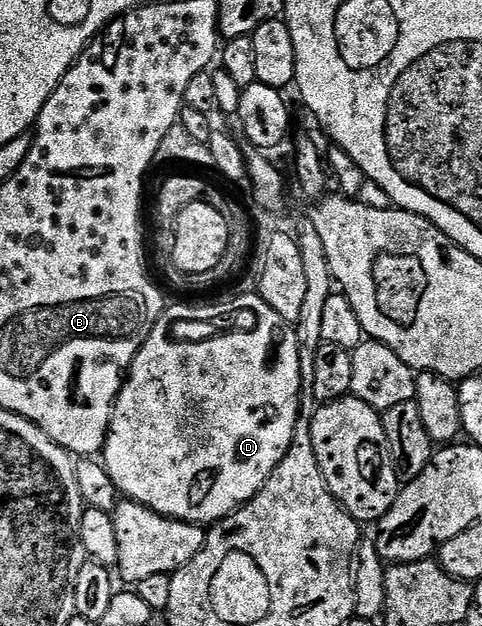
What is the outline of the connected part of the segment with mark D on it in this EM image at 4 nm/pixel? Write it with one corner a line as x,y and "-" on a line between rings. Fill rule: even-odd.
259,294
240,295
233,303
216,303
213,307
187,307
180,303
177,307
165,306
160,320
154,325
150,337
134,357
132,366
124,380
124,388
116,398
116,408
112,411
112,423
108,426
108,439
104,442
102,462
110,473
114,485
121,496
133,503
141,503
160,515
169,515
172,519
181,519
183,523
211,525
219,523
227,515
233,515
244,503
250,502
266,485
274,469
286,457
296,432
296,422
300,416
300,350
295,330
260,299
-
212,323
240,323
231,331
224,327
221,331
212,331

